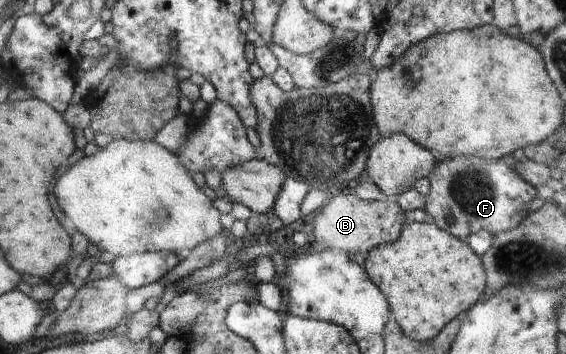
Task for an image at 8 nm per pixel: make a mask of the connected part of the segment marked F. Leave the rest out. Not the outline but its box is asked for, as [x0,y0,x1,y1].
[423,155,535,242]

